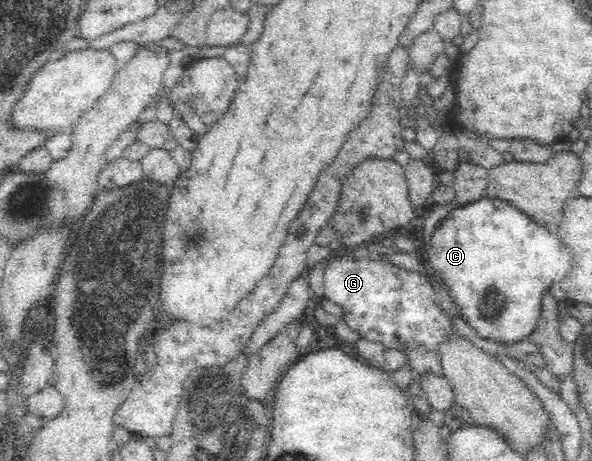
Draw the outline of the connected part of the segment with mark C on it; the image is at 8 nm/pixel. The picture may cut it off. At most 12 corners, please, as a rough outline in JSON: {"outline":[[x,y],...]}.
{"outline":[[487,196],[423,256],[477,337],[527,341],[571,269],[558,235]]}

